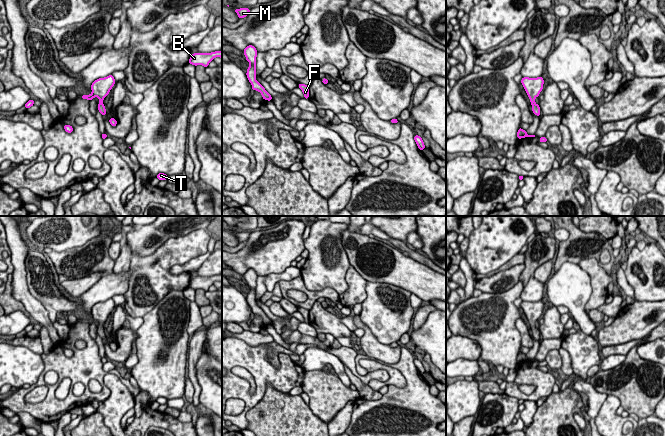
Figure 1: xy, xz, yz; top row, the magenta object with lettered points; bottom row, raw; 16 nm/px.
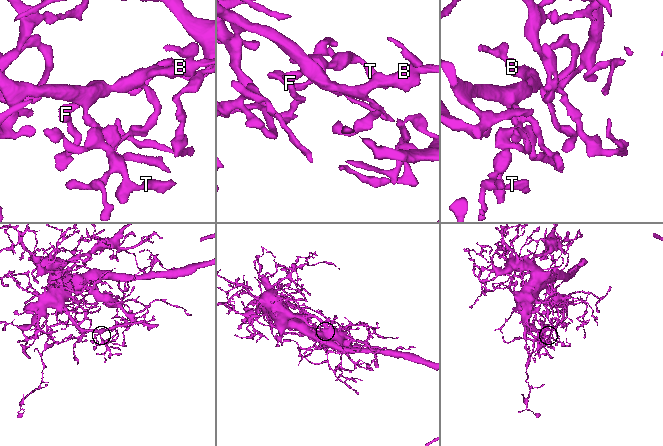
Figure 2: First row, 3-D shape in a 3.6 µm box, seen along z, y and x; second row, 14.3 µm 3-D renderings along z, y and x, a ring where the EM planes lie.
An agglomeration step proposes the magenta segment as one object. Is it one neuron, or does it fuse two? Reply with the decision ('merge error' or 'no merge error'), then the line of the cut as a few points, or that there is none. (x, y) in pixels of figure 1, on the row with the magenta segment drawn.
no merge error | no cut

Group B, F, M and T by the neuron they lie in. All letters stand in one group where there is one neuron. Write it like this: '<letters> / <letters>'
B F M T

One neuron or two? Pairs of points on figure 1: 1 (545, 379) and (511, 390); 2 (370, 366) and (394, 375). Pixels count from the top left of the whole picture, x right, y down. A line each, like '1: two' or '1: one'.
1: one
2: one

